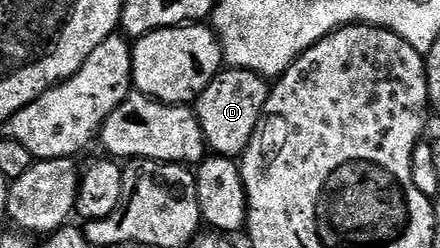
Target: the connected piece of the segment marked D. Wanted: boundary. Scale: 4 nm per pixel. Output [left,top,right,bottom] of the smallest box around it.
[194,69,269,159]

